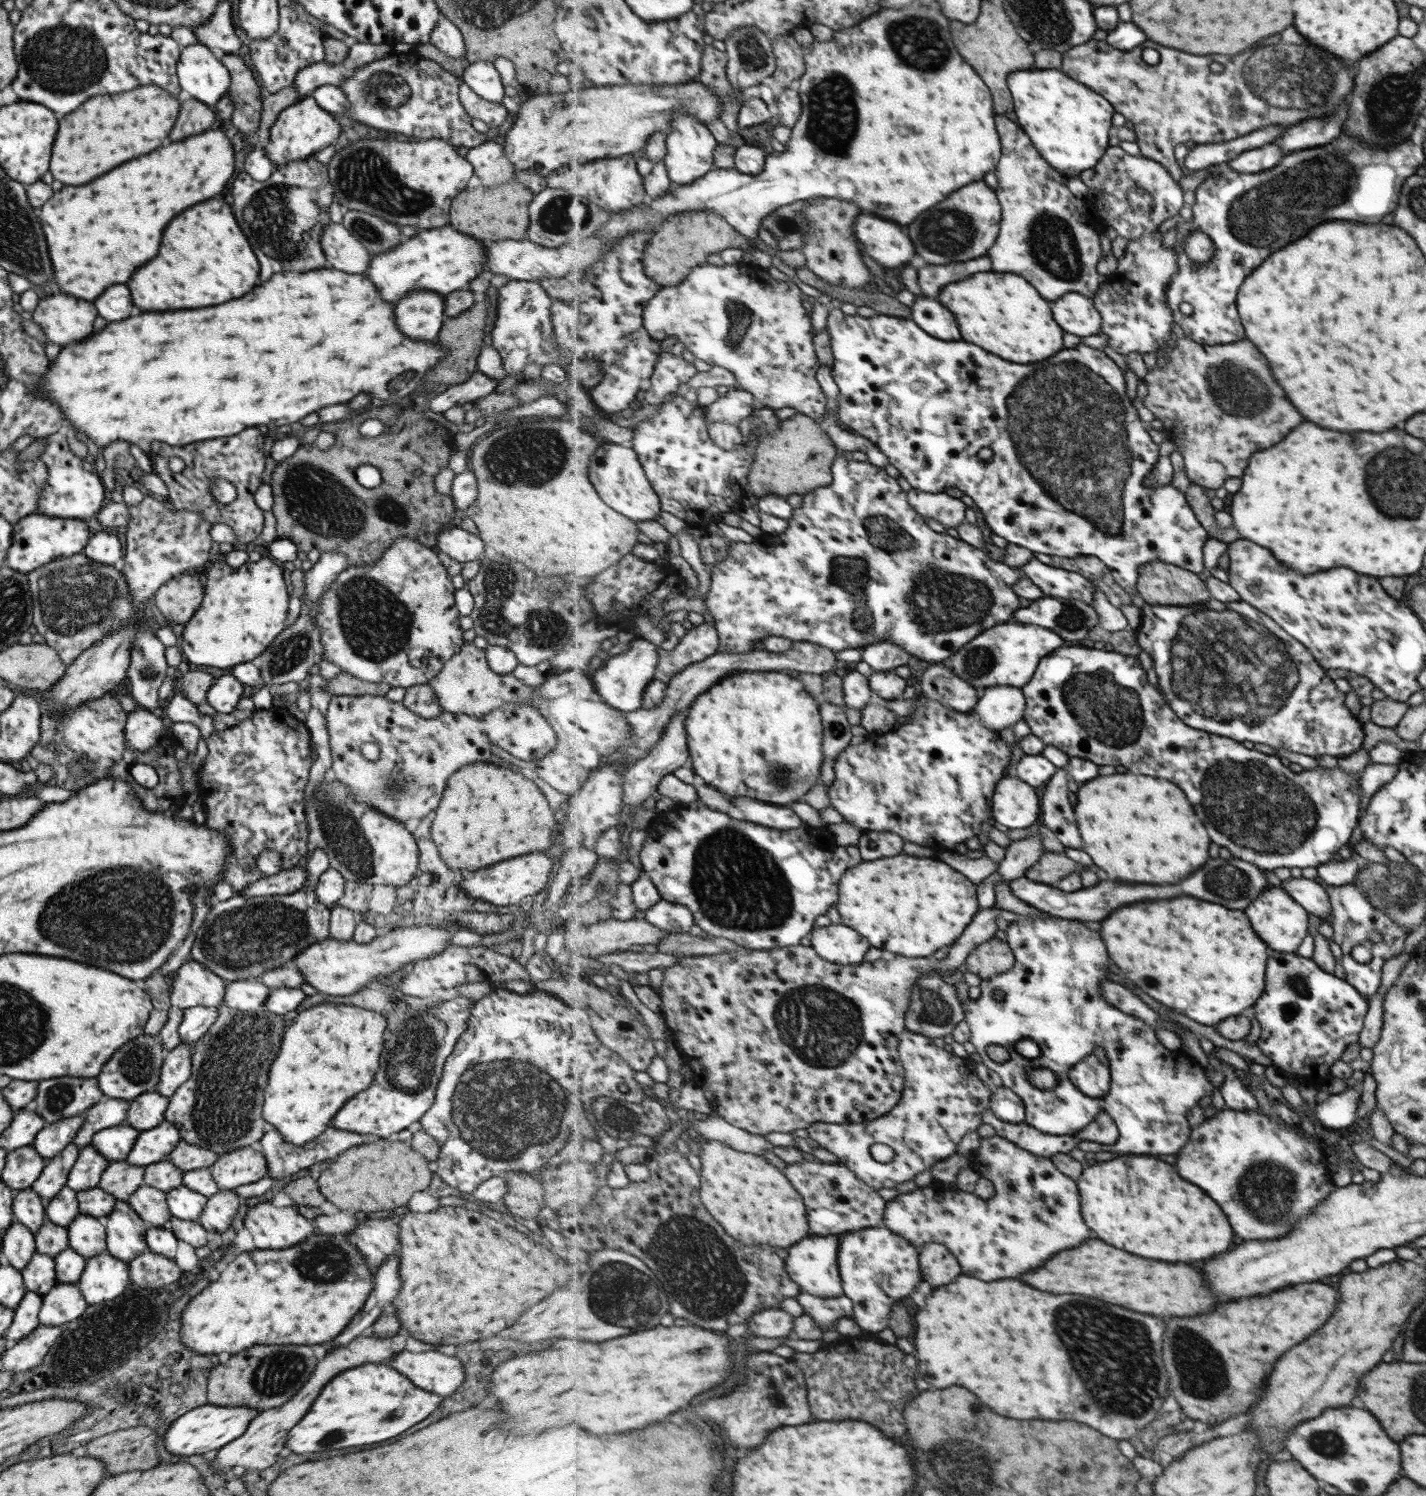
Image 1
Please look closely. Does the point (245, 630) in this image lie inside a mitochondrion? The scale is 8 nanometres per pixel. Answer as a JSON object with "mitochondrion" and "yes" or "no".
{"mitochondrion":"no"}

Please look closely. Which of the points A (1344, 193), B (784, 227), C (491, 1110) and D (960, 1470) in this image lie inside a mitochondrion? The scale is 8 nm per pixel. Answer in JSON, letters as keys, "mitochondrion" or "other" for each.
{"A":"other","B":"mitochondrion","C":"mitochondrion","D":"mitochondrion"}

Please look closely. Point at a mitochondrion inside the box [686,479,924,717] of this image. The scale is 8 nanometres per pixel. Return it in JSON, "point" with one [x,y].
{"point":[849,573]}

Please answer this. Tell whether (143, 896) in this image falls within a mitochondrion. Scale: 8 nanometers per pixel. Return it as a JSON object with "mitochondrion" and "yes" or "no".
{"mitochondrion":"yes"}

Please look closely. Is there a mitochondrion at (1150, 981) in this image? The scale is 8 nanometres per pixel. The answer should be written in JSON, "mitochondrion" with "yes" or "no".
{"mitochondrion":"yes"}

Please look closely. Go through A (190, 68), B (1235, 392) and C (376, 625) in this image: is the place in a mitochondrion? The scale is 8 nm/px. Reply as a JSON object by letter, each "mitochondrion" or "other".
{"A":"other","B":"mitochondrion","C":"mitochondrion"}

